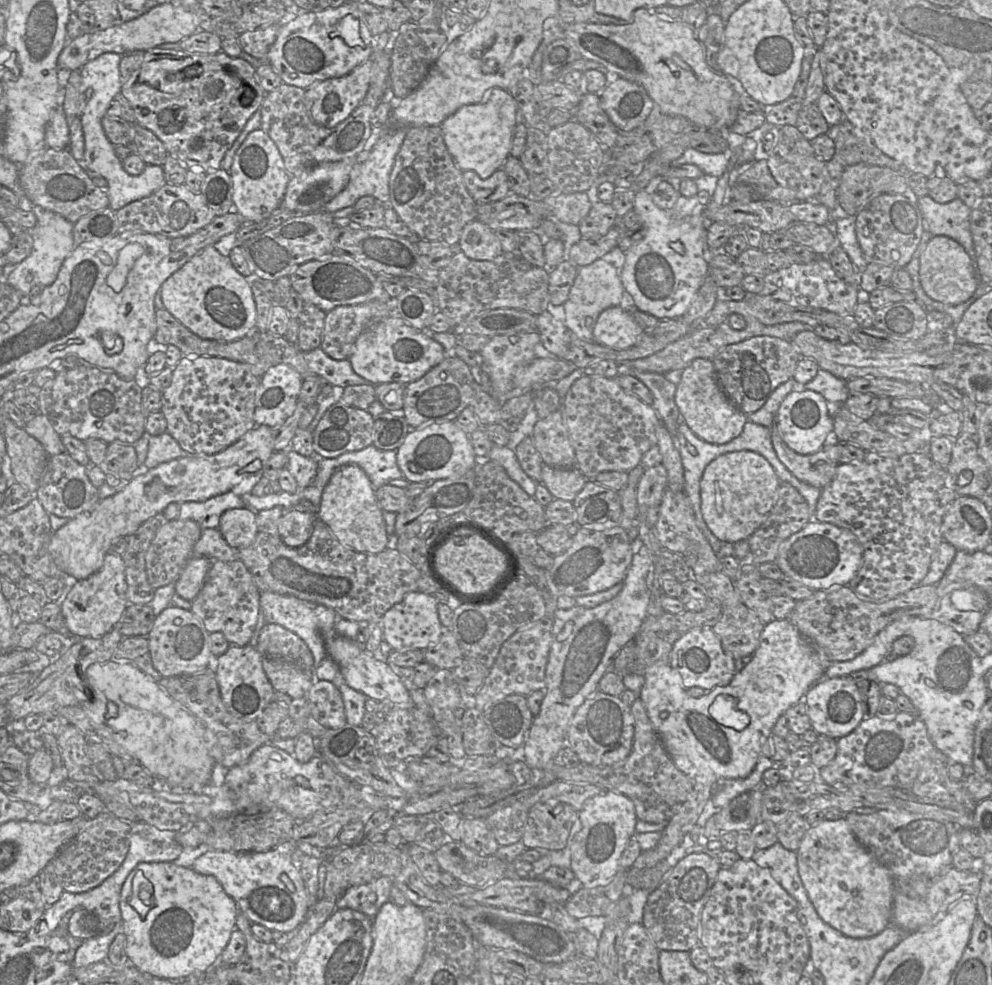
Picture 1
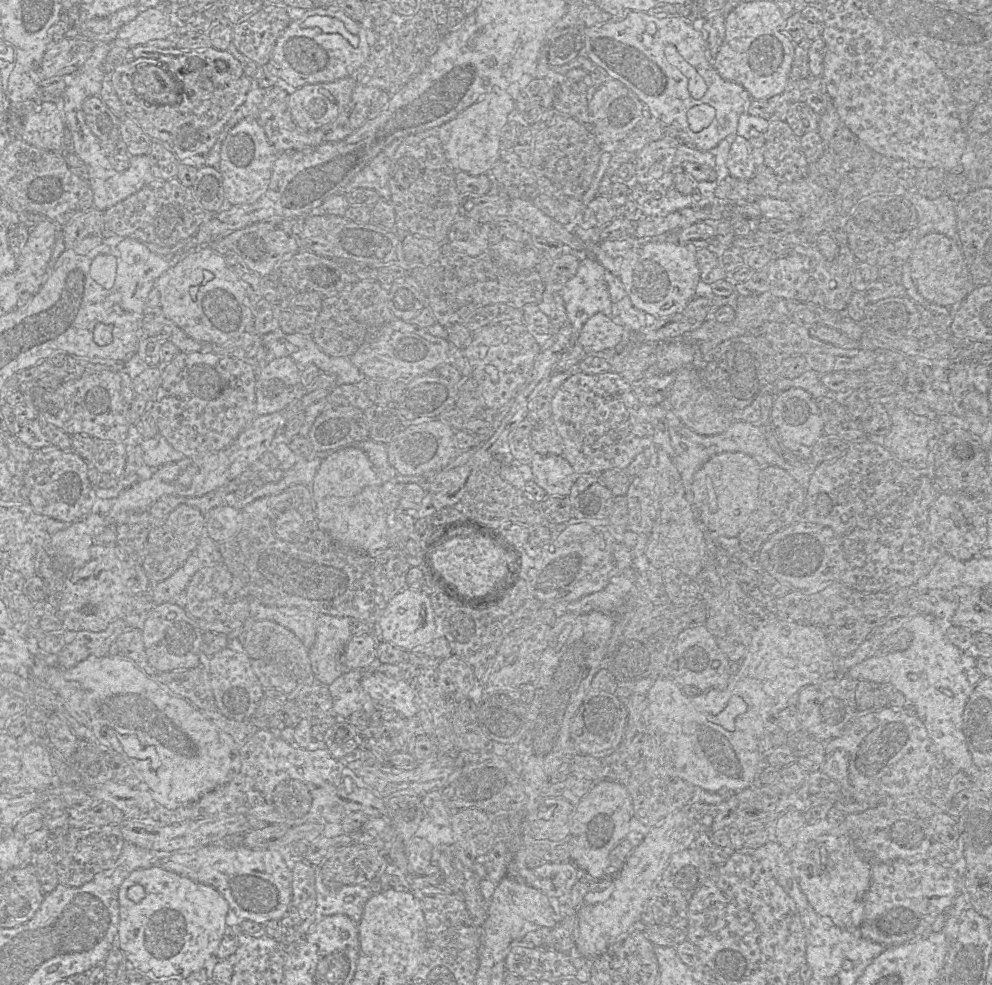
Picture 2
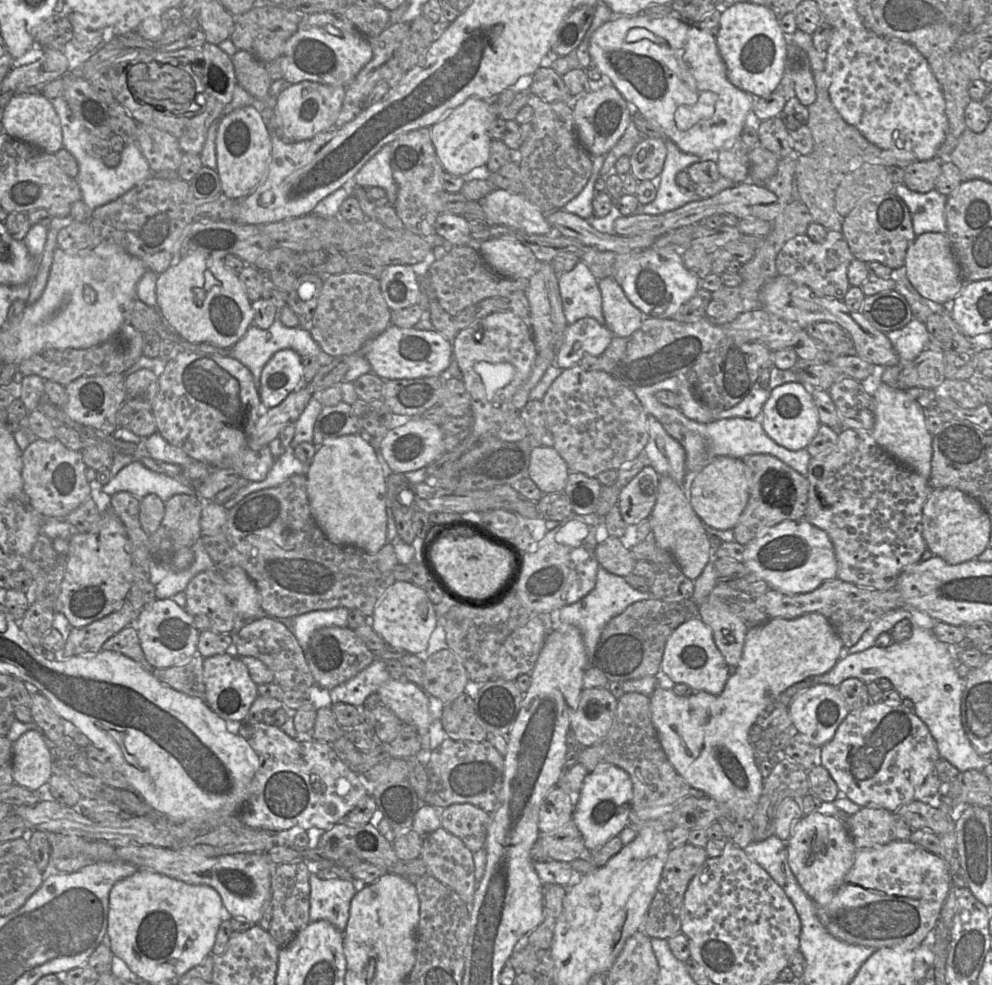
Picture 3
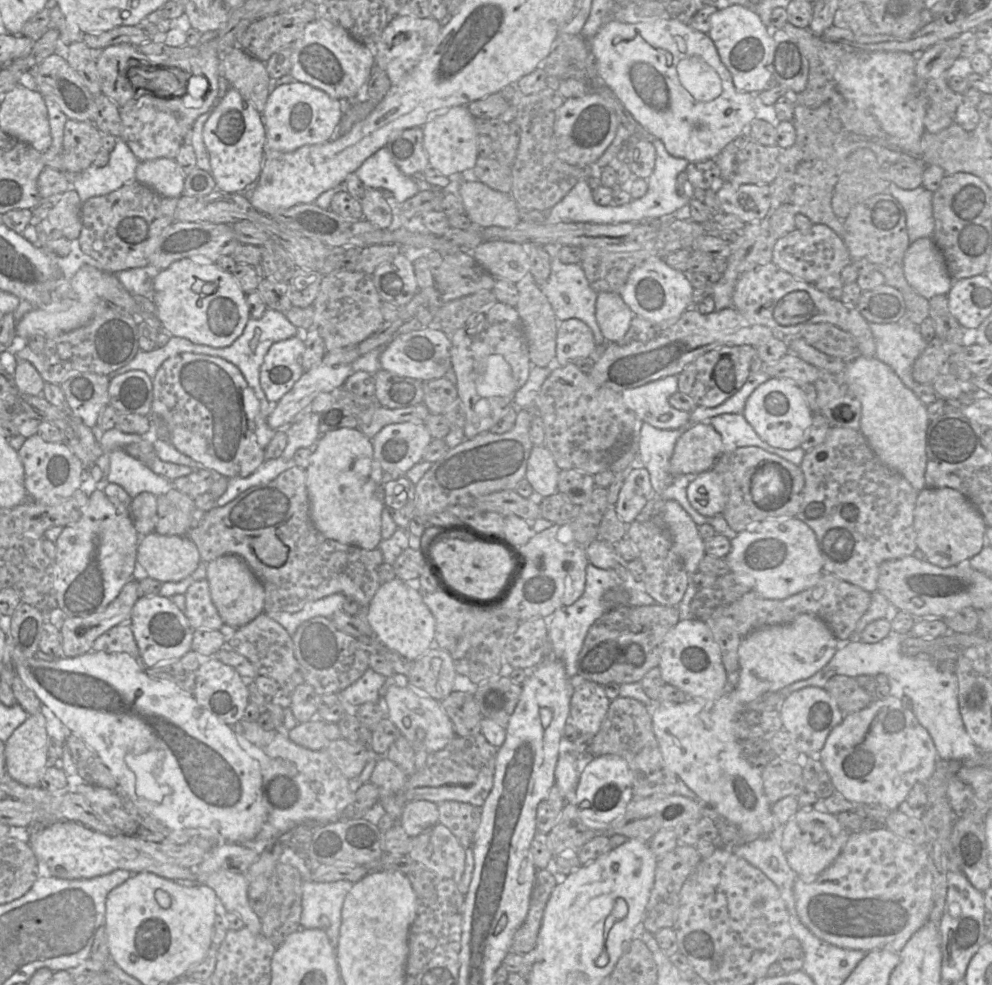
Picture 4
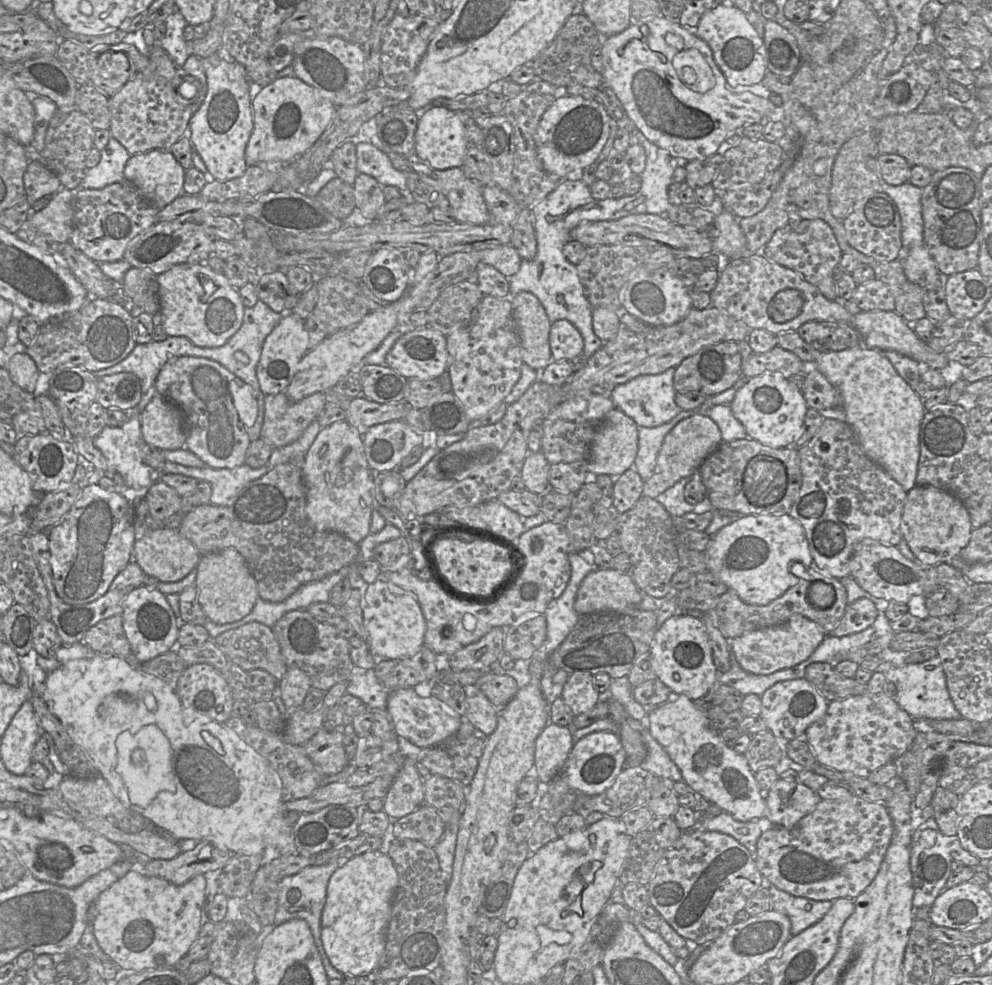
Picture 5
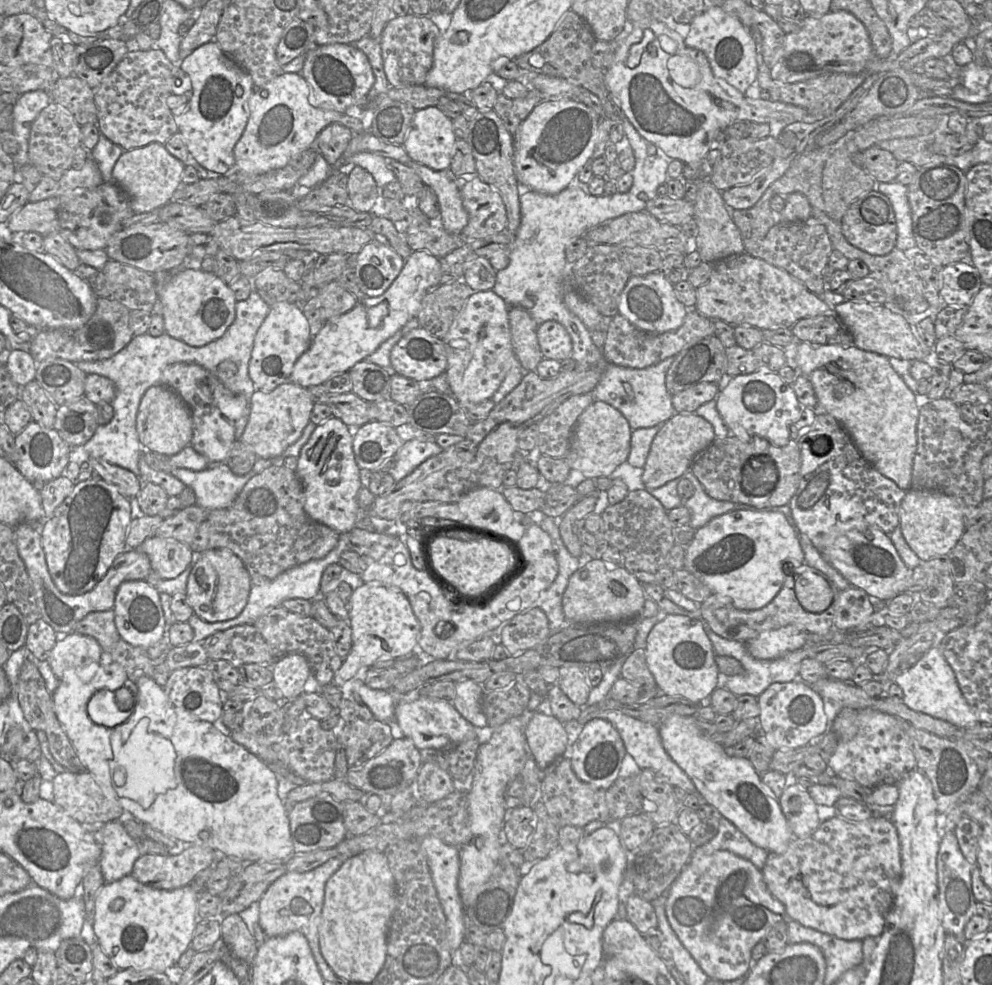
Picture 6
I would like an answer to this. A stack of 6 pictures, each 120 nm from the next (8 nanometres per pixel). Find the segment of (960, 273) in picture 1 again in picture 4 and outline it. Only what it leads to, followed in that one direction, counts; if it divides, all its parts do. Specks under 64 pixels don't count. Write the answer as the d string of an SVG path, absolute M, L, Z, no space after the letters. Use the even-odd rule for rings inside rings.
M932 237L919 238L910 243L902 268L908 284L927 300L936 295L947 296L954 281Z

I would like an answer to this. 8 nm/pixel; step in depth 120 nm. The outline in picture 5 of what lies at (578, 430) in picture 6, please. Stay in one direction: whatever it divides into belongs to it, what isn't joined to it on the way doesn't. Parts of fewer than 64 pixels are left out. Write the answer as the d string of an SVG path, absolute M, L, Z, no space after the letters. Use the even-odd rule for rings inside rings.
M614 408L598 426L585 468L589 475L621 475L633 465L638 451L638 426Z

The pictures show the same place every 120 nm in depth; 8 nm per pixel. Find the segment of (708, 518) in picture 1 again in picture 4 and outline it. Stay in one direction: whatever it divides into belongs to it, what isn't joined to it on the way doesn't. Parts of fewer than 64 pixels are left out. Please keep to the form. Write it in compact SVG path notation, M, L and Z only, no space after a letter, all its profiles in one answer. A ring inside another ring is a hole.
M713 470L702 472L687 487L687 498L701 515L722 514L726 505L726 489L720 476Z

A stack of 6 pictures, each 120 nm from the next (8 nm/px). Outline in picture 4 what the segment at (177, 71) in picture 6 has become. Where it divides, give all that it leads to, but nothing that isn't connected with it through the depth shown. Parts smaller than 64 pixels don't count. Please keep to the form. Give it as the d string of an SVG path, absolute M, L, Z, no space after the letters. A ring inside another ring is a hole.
M153 107L120 108L123 126L122 140L128 145L139 161L168 158L175 160L183 142L182 128L175 115Z

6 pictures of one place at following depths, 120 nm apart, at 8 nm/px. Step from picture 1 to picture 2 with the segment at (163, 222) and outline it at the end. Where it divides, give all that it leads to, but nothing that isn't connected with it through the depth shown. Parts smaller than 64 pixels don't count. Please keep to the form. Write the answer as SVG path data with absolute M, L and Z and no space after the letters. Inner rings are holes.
M172 178L169 180L154 179L152 182L150 182L149 184L144 186L141 190L139 190L137 193L129 196L125 200L105 210L103 213L104 213L104 237L105 238L111 237L111 236L120 236L123 238L135 239L137 241L144 243L147 246L158 245L163 247L171 247L189 238L200 228L200 226L206 221L206 219L209 217L210 214L216 214L216 213L208 213L206 210L204 210L203 207L200 205L199 201L196 199L192 188L183 185L177 178Z

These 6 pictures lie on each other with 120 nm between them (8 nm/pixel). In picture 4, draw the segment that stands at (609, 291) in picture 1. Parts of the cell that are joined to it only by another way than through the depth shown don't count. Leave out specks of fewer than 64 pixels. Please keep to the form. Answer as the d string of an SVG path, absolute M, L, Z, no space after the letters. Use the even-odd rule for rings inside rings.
M563 245L542 246L551 258L551 272L545 283L539 286L542 293L550 302L558 319L557 326L560 324L560 322L571 318L580 319L592 330L596 345L598 346L603 344L607 340L604 338L595 317L597 293L590 287L582 266L580 264L564 264L560 261L557 254L559 252L559 248Z

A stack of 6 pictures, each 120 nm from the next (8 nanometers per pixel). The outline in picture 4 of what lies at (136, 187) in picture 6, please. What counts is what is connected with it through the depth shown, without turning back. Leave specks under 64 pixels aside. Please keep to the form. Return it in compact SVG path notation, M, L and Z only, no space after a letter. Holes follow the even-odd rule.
M168 158L140 161L136 168L136 181L168 198L183 195L186 175L176 161Z

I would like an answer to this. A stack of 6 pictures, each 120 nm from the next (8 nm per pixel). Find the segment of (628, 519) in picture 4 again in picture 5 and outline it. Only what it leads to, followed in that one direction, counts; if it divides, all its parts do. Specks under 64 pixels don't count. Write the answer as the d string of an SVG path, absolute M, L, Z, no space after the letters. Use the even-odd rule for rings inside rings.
M632 468L621 474L612 485L613 511L616 514L621 514L630 510L643 495L643 484L644 480Z

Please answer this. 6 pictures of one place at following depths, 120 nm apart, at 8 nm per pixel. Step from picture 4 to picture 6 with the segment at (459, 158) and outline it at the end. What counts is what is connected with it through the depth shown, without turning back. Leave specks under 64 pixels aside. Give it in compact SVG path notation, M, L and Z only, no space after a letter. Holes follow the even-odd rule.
M431 106L415 111L402 146L411 161L442 171L450 167L455 141L452 120Z

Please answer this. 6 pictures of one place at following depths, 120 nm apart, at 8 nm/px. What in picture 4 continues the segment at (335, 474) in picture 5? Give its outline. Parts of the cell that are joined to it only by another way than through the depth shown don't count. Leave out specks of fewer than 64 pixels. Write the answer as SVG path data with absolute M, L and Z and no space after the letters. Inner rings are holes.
M340 428L321 434L305 469L310 517L326 538L374 550L382 540L382 477L384 470L374 456L372 441L358 428Z

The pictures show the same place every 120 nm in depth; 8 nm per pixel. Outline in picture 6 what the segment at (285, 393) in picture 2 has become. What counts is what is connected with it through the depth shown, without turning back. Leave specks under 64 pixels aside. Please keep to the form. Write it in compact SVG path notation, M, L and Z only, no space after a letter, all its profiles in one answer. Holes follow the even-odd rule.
M286 301L271 305L256 333L248 366L255 390L271 392L277 386L291 381L296 361L309 348L311 342L309 322L300 305Z

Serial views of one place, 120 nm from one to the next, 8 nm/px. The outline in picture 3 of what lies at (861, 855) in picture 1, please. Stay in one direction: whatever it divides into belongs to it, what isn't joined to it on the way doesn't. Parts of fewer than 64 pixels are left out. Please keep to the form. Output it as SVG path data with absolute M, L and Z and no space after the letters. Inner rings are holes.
M812 812L793 825L786 846L789 866L801 888L816 905L828 904L854 863L857 848L846 826L834 816Z

